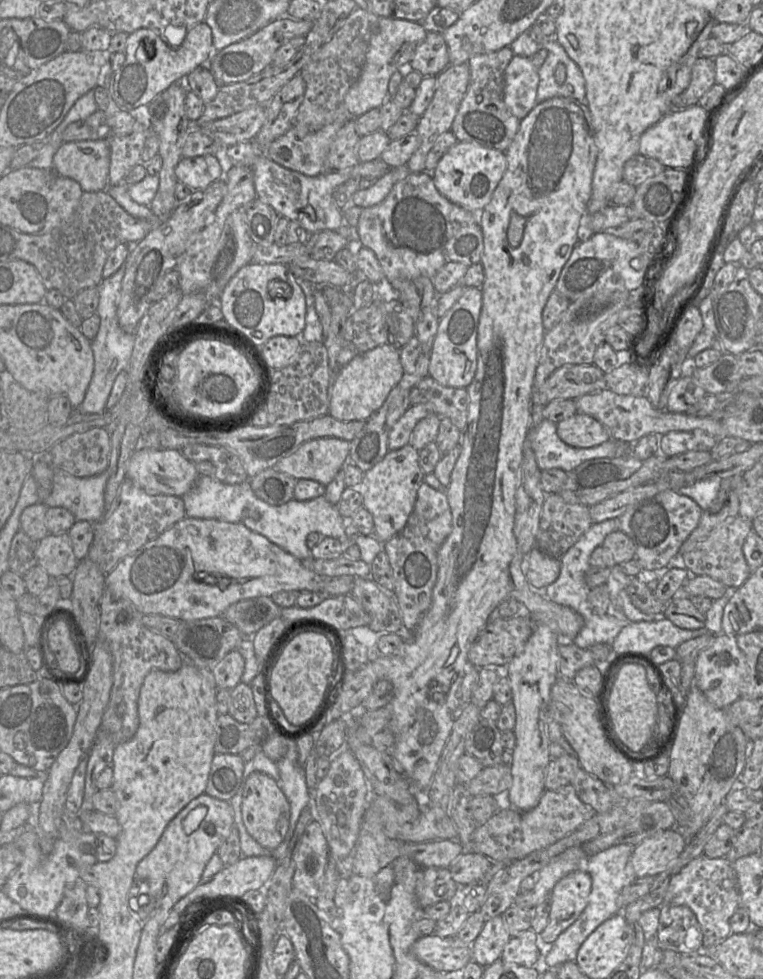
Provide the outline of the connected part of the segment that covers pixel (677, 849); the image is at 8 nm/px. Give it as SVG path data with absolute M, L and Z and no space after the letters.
M677 828L660 831L634 847L631 865L636 877L657 876L665 872L687 845Z

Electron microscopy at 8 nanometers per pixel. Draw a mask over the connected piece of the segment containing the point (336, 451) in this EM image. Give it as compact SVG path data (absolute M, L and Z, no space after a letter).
M335 437L308 440L272 468L298 480L310 479L326 486L348 462L349 442Z

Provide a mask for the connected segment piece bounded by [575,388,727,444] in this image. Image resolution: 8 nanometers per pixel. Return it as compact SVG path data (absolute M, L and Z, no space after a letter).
M609 388L594 393L585 394L575 400L577 410L592 416L608 431L610 438L624 444L634 444L643 436L649 434L664 435L672 431L693 431L696 429L721 438L724 435L722 422L711 417L694 417L687 413L672 413L655 408L647 396L621 395Z

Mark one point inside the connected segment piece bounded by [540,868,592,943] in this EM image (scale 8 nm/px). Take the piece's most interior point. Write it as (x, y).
(569, 897)

